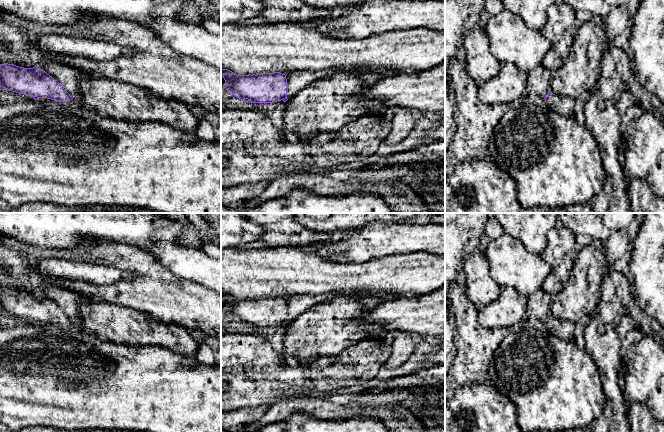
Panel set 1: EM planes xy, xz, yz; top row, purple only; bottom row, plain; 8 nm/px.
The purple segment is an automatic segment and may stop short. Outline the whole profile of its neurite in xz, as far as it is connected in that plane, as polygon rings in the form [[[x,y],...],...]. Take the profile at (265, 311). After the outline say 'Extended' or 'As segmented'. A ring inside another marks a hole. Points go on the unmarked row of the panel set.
[[[221,293],[225,304],[225,312],[241,324],[248,323],[252,327],[286,326],[288,308],[286,299],[280,296],[237,299]]]. As segmented

